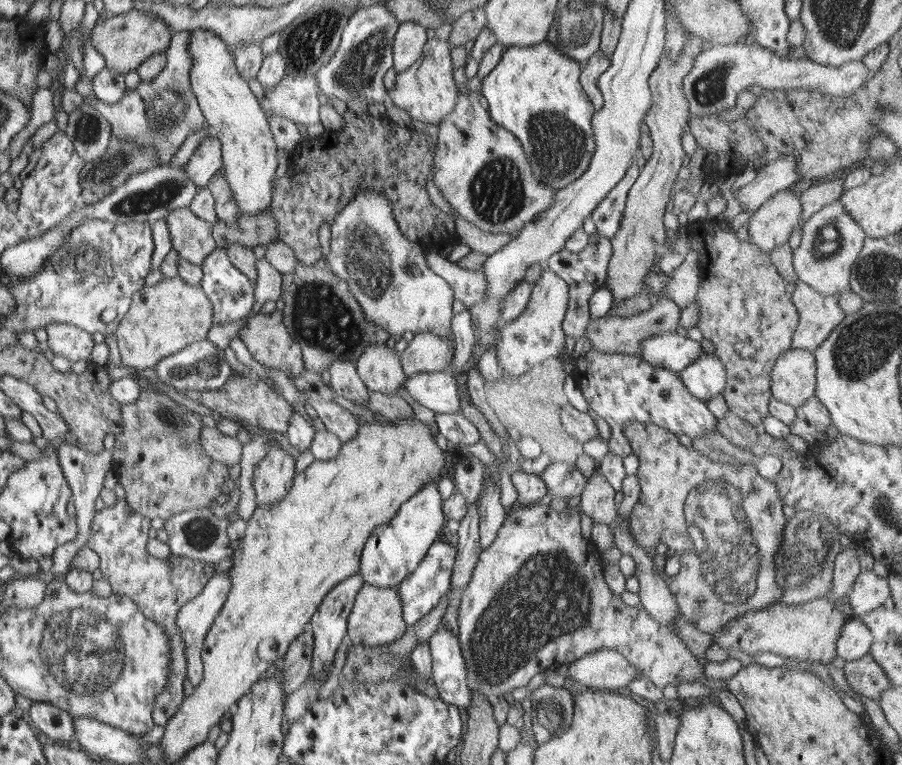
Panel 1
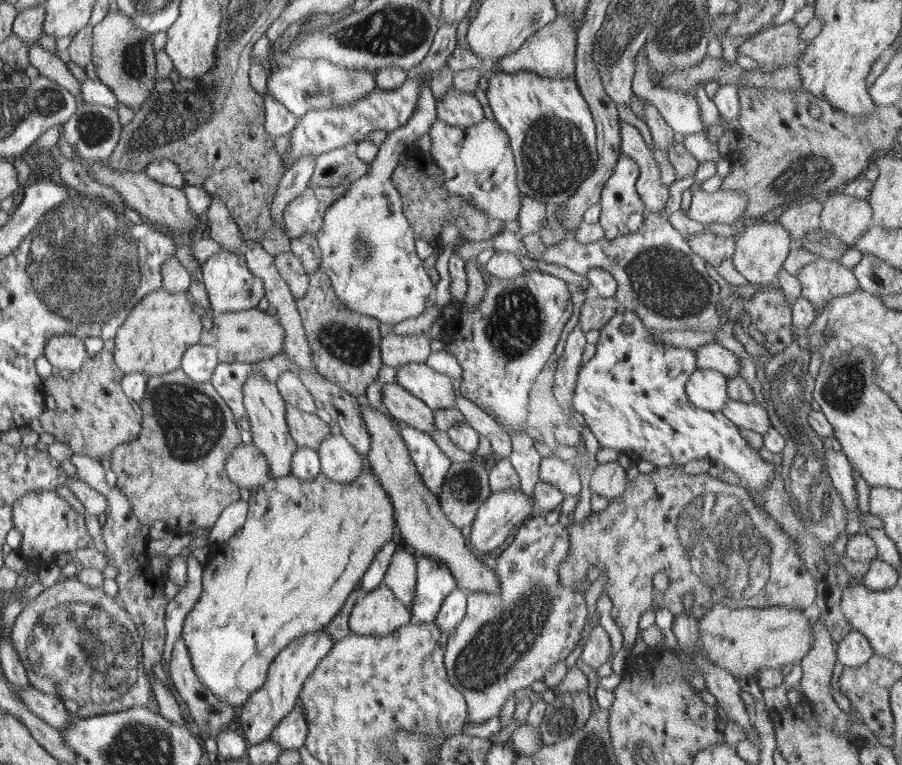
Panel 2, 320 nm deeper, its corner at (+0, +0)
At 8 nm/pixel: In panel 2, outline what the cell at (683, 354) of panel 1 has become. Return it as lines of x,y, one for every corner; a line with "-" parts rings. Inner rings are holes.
709,343
693,350
697,369
711,369
722,374
726,379
738,376
739,359
719,343

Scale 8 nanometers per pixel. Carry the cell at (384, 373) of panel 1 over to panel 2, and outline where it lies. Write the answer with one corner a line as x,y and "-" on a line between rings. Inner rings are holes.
396,382
383,387
381,400
391,418
403,422
406,427
415,428
423,433
436,430
433,426
434,410
411,396

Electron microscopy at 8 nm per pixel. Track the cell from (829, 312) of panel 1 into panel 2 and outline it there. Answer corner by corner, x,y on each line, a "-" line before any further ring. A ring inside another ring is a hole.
819,258
799,269
800,296
813,304
816,314
831,298
853,292
858,282
850,268
835,260

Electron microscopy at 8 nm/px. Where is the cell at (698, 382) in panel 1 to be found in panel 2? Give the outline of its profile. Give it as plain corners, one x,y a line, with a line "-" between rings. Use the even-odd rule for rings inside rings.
695,369
684,384
684,393
689,402
707,412
720,411
728,396
726,378
711,369

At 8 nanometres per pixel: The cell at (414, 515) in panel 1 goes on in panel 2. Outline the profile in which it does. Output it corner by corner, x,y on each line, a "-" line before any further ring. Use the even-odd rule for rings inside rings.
398,422
398,426
400,426
399,435
401,435
410,460
417,473
421,475
421,482
435,496
435,500
439,500
441,484
451,464
449,459
427,433
406,427
403,422

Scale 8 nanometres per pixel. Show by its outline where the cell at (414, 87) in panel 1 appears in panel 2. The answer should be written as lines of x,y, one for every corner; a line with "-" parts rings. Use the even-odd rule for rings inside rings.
451,89
436,100
436,118
452,127
471,129
484,119
479,101
473,96

